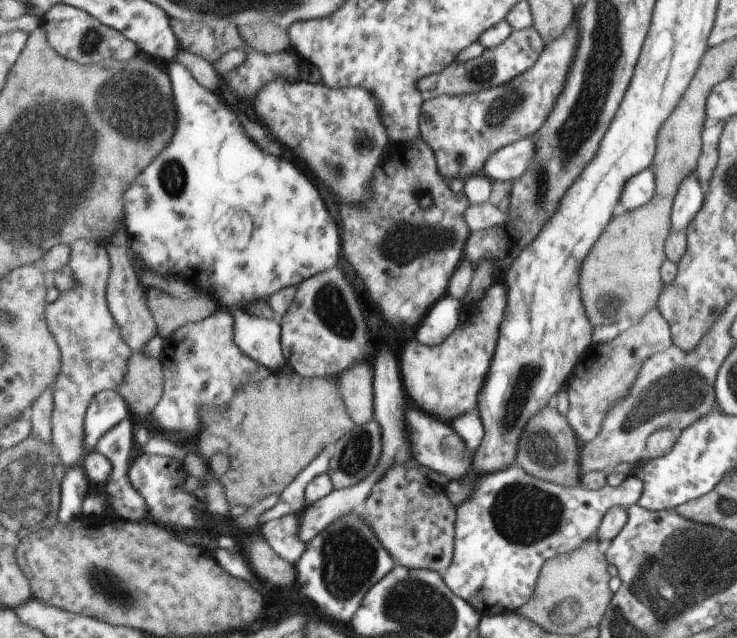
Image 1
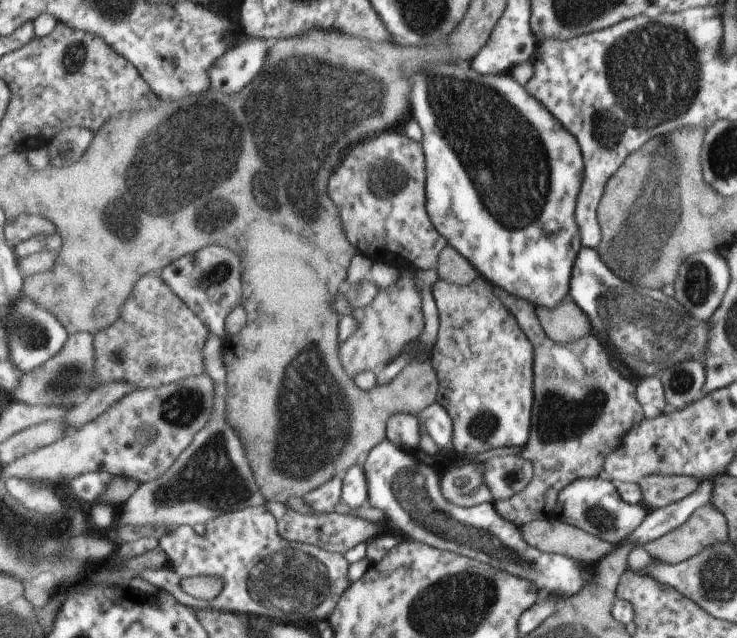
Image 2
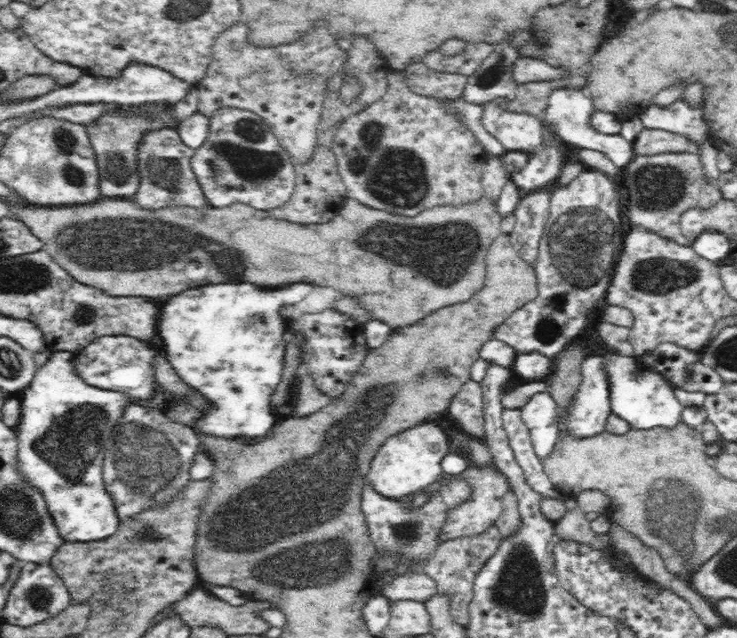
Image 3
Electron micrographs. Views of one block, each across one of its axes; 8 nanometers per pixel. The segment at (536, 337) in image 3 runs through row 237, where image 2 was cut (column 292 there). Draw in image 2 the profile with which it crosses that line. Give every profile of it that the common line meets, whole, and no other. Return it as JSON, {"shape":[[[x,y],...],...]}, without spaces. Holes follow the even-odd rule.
{"shape":[[[266,505],[247,507],[246,509],[223,513],[221,516],[215,517],[207,522],[206,534],[202,536],[196,534],[190,526],[178,526],[174,528],[171,534],[161,538],[159,540],[159,545],[160,548],[168,554],[168,564],[157,570],[146,569],[140,571],[139,577],[152,584],[152,586],[156,586],[156,588],[159,589],[159,593],[165,591],[167,594],[170,594],[174,599],[176,599],[177,602],[180,602],[183,606],[189,607],[194,610],[194,612],[201,609],[215,609],[218,611],[236,613],[244,616],[248,616],[248,614],[254,614],[254,616],[270,616],[270,608],[276,608],[274,612],[282,612],[282,614],[288,614],[288,612],[300,612],[300,614],[310,614],[314,620],[322,620],[322,618],[326,618],[326,616],[330,616],[330,614],[333,613],[340,603],[340,599],[348,591],[350,586],[350,582],[348,581],[348,578],[346,578],[346,572],[348,572],[348,566],[350,563],[346,562],[344,555],[340,555],[339,553],[334,554],[323,550],[321,547],[306,545],[305,543],[289,542],[282,539],[280,534],[277,532],[276,518],[274,518],[274,516],[269,512]],[[196,574],[204,574],[204,576],[218,576],[218,578],[222,578],[222,580],[224,580],[224,588],[222,588],[222,592],[220,592],[214,600],[210,600],[210,602],[200,600],[198,600],[198,602],[194,602],[194,598],[190,598],[190,596],[188,596],[188,594],[180,588],[180,580],[182,580],[182,578],[188,578],[188,576],[196,576]]]}

